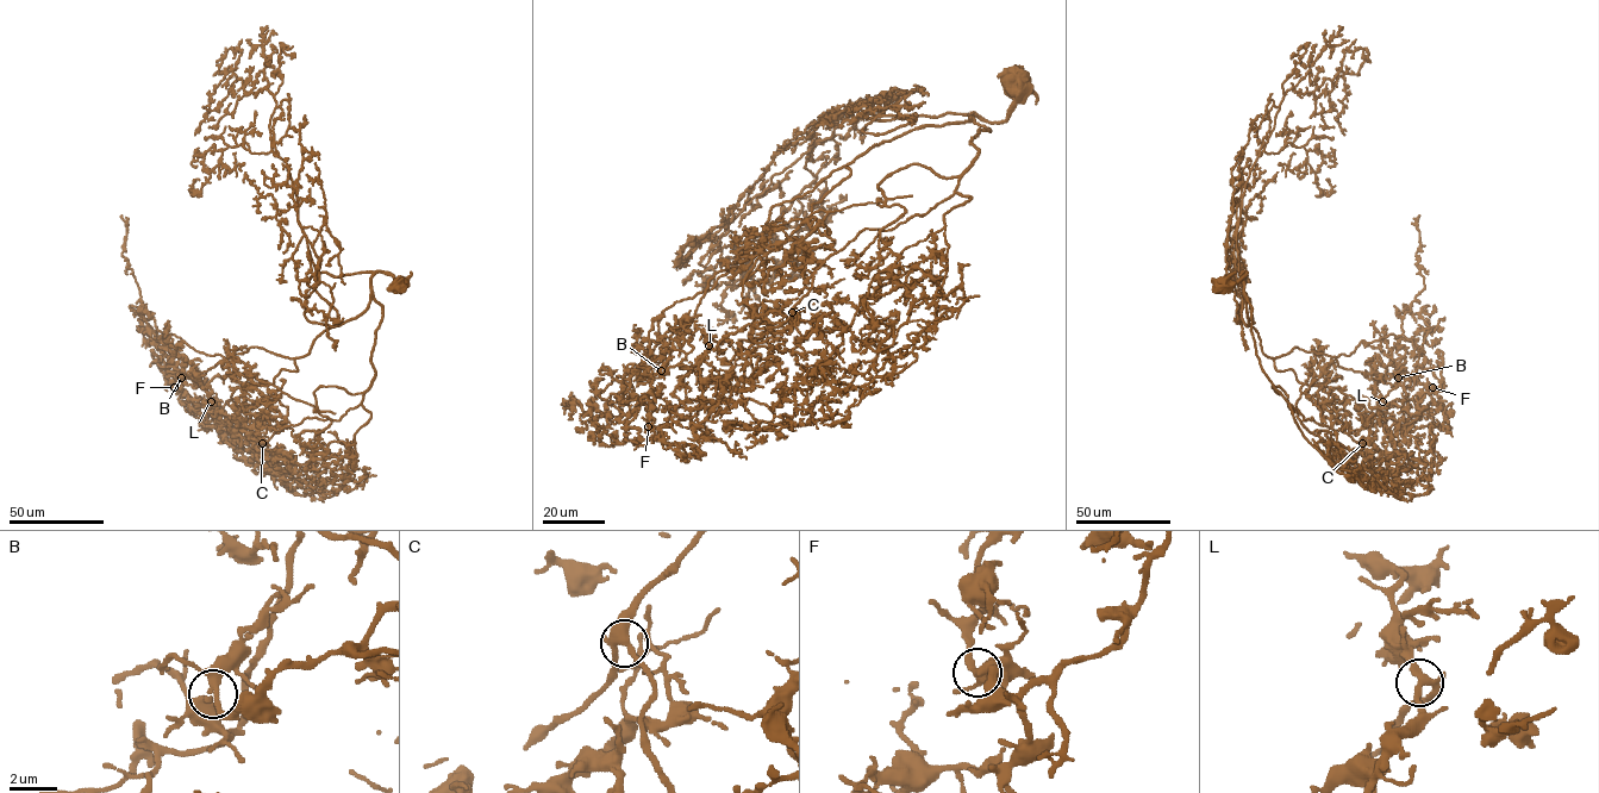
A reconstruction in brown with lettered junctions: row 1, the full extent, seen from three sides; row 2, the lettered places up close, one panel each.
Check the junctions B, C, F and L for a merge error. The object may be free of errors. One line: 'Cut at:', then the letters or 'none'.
Cut at: none

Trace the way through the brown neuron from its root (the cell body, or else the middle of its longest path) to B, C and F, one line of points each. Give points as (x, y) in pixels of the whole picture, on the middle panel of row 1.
B: (1018, 87), (1005, 120), (973, 112), (968, 122), (918, 127), (775, 205), (745, 260), (709, 281), (661, 370)
C: (1018, 87), (1005, 120), (970, 114), (989, 131), (951, 195), (863, 230), (792, 312)
F: (1018, 87), (1005, 120), (973, 112), (848, 163), (747, 275), (753, 343), (731, 394), (648, 426)

